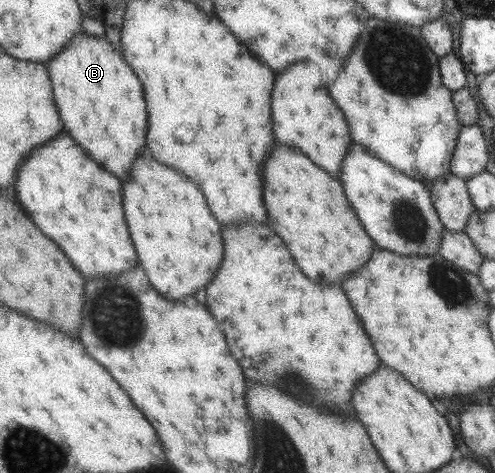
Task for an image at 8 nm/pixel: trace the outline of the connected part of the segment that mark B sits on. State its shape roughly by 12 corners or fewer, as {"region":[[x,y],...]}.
{"region":[[83,30],[45,66],[63,133],[129,178],[147,112],[135,72]]}

